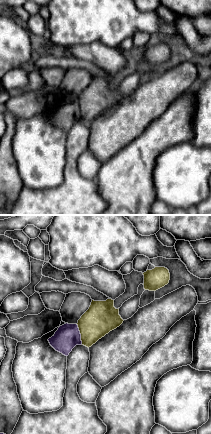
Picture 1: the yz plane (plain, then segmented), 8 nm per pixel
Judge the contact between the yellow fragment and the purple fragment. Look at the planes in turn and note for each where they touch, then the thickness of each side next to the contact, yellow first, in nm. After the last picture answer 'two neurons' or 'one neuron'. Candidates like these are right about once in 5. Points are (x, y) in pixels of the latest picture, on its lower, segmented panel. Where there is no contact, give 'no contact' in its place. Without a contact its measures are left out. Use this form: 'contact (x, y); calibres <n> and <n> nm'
contact (80, 333); calibres 260 and 200 nm

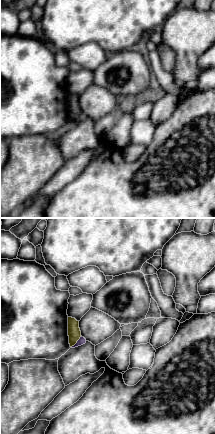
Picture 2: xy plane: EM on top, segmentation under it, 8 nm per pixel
contact (76, 342); calibres 110 and 60 nm

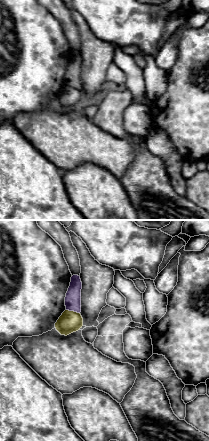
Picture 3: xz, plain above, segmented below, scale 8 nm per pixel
contact (73, 311); calibres 170 and 130 nm

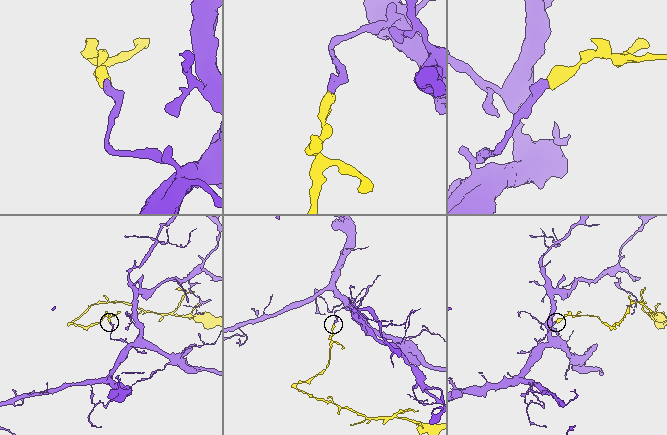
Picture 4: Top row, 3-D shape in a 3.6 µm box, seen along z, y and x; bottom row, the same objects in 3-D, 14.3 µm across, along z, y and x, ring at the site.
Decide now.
two neurons

